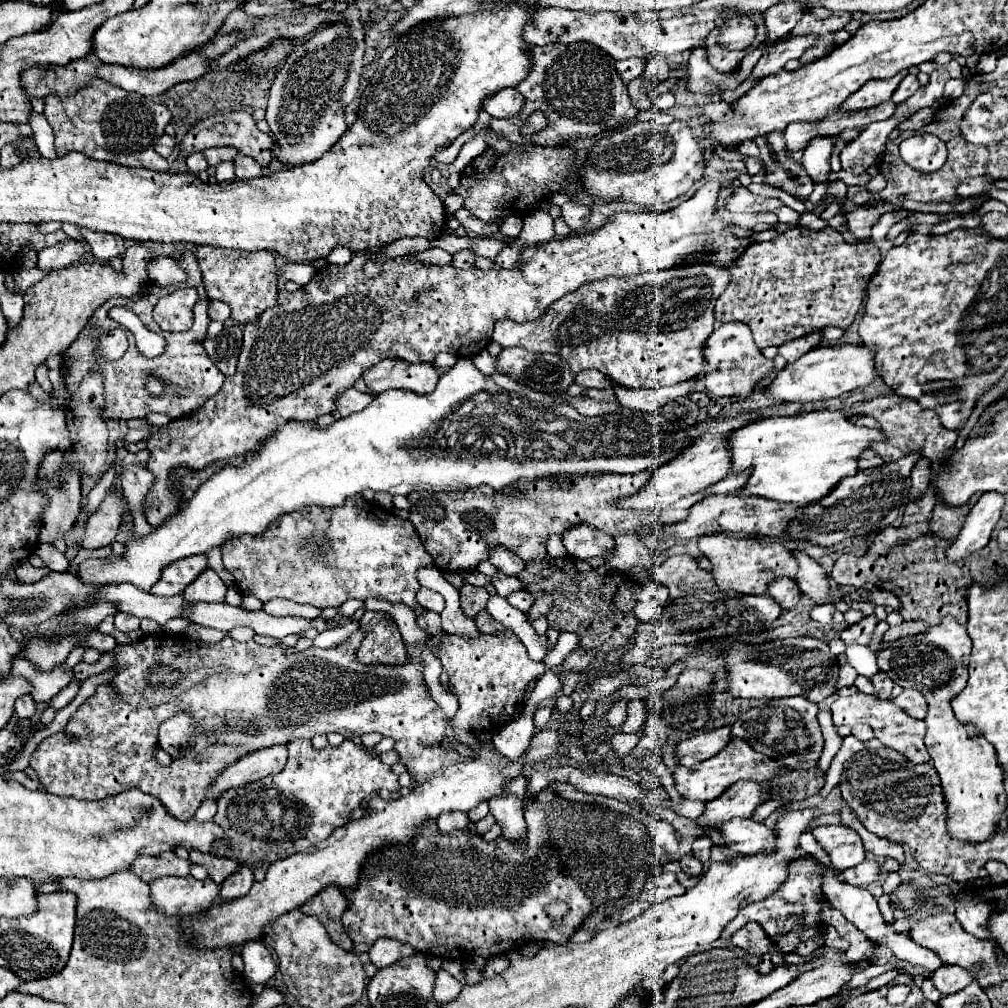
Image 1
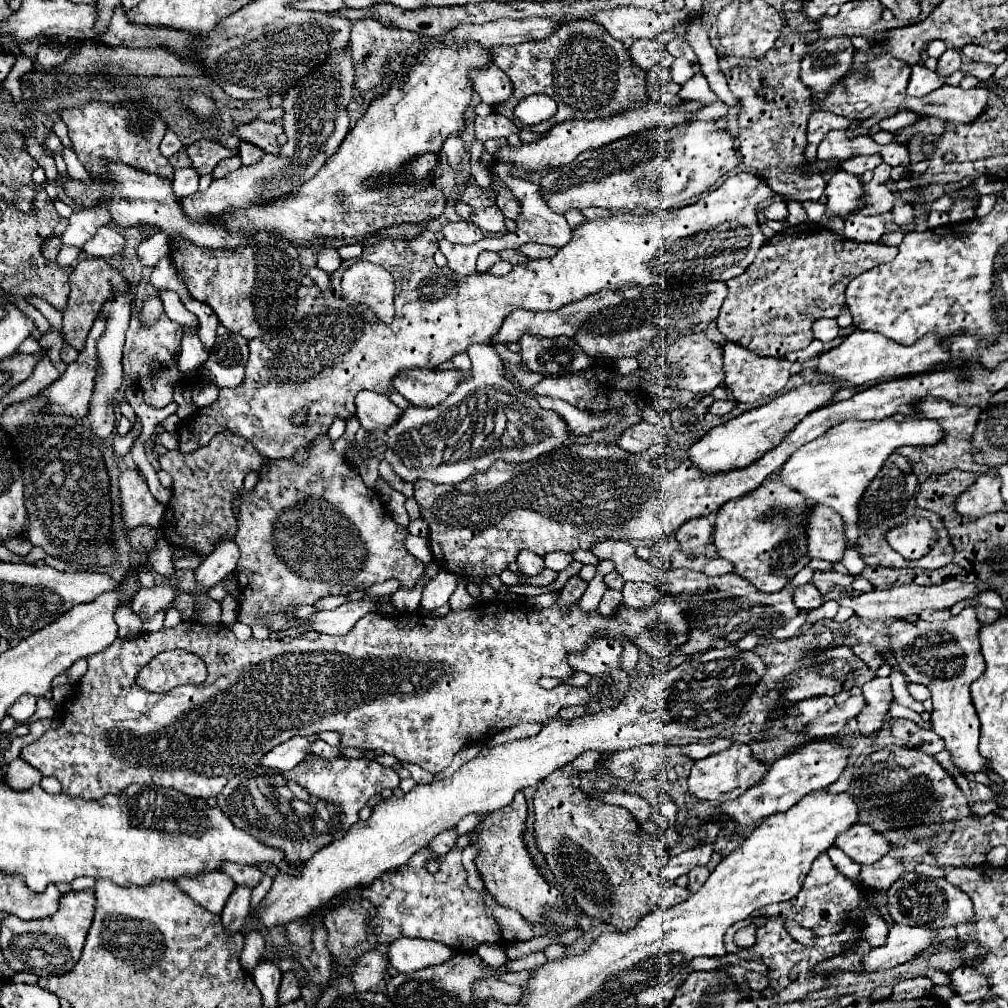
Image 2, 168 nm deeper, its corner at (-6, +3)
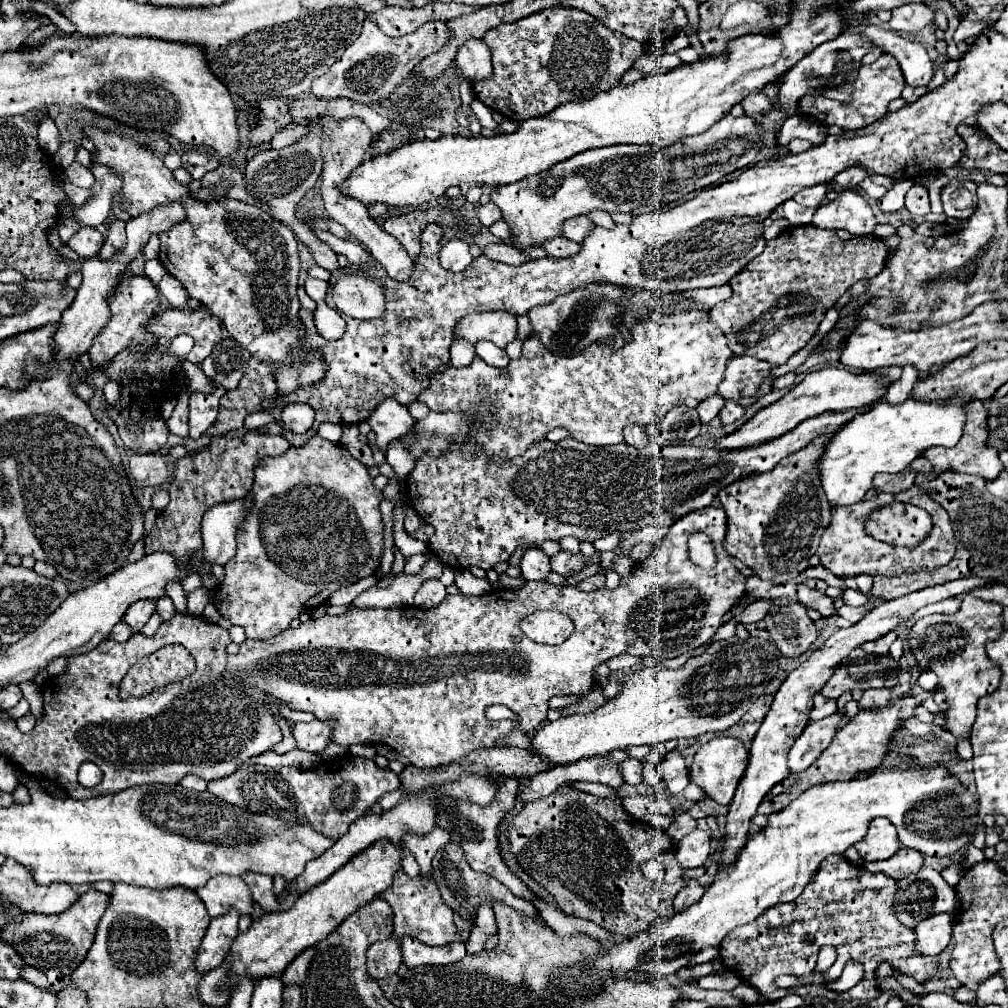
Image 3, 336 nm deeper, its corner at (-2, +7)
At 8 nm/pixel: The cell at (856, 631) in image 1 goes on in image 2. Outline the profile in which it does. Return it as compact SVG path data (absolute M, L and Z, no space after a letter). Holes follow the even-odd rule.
M965 607L959 615L953 615L947 621L933 621L932 623L915 621L911 623L906 620L898 620L889 627L889 633L887 633L887 637L891 639L889 653L893 655L895 663L901 667L901 671L907 675L907 679L911 683L923 683L931 691L931 699L933 699L931 725L933 725L933 731L945 741L945 749L951 753L953 765L963 775L987 771L987 759L981 757L979 751L977 751L979 719L977 719L977 713L973 709L971 695L969 695L971 681L975 681L985 671L985 661L979 657L979 643L977 643L979 627L981 627L981 623L975 617L975 609Z

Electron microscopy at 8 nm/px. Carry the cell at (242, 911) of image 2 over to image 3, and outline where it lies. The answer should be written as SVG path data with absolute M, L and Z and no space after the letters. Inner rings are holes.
M229 911L227 915L211 919L211 925L207 929L207 935L203 937L203 943L195 959L197 973L207 973L223 963L233 939L239 933L237 919L239 919L237 911Z

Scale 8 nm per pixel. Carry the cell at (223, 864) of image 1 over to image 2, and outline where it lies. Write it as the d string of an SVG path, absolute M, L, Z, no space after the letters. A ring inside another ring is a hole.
M221 863L221 871L227 873L237 885L247 885L247 887L255 887L263 873L255 867L255 865L239 865L239 863Z

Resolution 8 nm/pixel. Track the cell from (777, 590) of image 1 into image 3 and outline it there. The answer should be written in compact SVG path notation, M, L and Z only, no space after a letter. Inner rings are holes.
M797 585L797 599L801 605L811 607L815 611L819 611L823 617L831 617L835 615L835 605L833 599L817 589L811 589L807 585Z

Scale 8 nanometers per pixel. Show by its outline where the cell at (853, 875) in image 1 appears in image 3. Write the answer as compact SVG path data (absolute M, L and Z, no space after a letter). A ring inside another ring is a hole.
M899 849L891 859L885 861L873 861L873 863L865 863L865 869L871 873L885 873L895 881L901 881L905 877L909 877L911 873L921 871L925 857L919 851L913 849Z

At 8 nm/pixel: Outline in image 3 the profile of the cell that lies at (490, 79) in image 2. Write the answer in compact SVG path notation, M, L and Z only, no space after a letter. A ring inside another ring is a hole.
M467 39L455 57L455 65L463 71L469 83L491 77L491 51L481 39Z

